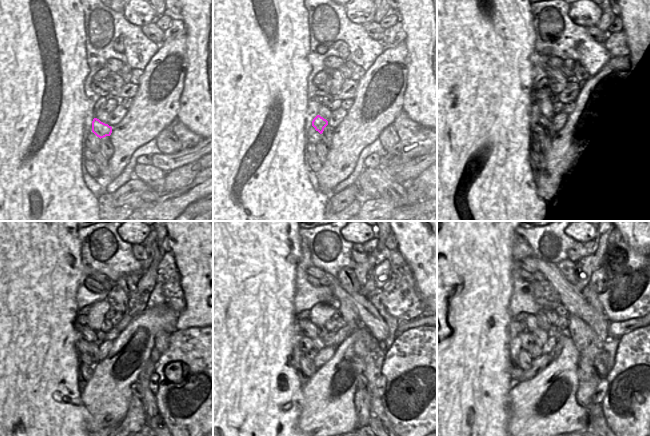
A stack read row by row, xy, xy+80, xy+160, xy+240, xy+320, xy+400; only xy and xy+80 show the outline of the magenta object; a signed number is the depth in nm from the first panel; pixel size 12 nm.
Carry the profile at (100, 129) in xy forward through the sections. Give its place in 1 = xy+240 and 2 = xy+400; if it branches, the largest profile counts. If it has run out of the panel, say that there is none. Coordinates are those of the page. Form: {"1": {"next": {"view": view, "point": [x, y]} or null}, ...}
{"1": {"next": {"view": "xy+240", "point": [87, 333]}}, "2": {"next": {"view": "xy+400", "point": [531, 324]}}}

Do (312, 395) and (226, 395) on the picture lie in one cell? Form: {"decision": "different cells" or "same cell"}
{"decision": "different cells"}

